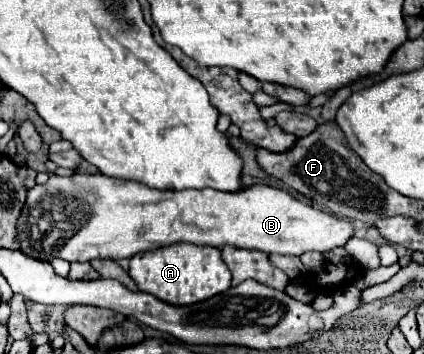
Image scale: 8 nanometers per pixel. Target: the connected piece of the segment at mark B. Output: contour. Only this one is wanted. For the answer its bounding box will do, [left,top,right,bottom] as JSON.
[17,175,353,261]

